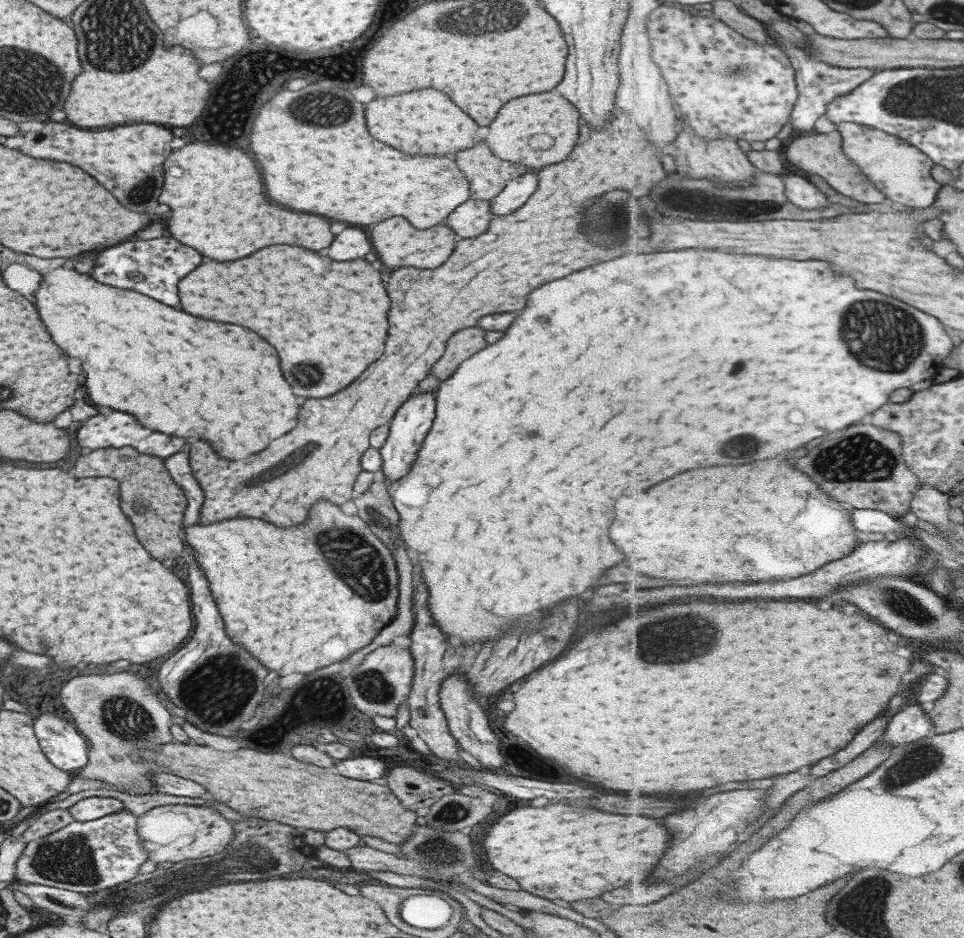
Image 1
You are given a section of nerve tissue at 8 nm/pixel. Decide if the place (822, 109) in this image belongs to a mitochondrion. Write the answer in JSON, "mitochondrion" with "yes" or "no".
{"mitochondrion":"no"}

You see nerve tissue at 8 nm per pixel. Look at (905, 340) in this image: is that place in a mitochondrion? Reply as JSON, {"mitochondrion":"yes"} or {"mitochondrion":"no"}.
{"mitochondrion":"yes"}

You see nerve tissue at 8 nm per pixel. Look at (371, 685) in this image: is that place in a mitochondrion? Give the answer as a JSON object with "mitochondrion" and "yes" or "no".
{"mitochondrion":"yes"}

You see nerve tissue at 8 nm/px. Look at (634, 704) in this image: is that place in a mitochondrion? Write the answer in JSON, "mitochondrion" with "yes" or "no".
{"mitochondrion":"no"}

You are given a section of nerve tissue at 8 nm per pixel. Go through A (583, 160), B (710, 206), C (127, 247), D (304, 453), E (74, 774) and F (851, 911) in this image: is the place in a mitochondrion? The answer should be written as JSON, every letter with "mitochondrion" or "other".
{"A":"other","B":"mitochondrion","C":"other","D":"mitochondrion","E":"other","F":"mitochondrion"}

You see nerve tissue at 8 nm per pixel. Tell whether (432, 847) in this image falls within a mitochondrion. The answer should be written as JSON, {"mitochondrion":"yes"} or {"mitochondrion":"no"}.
{"mitochondrion":"yes"}

